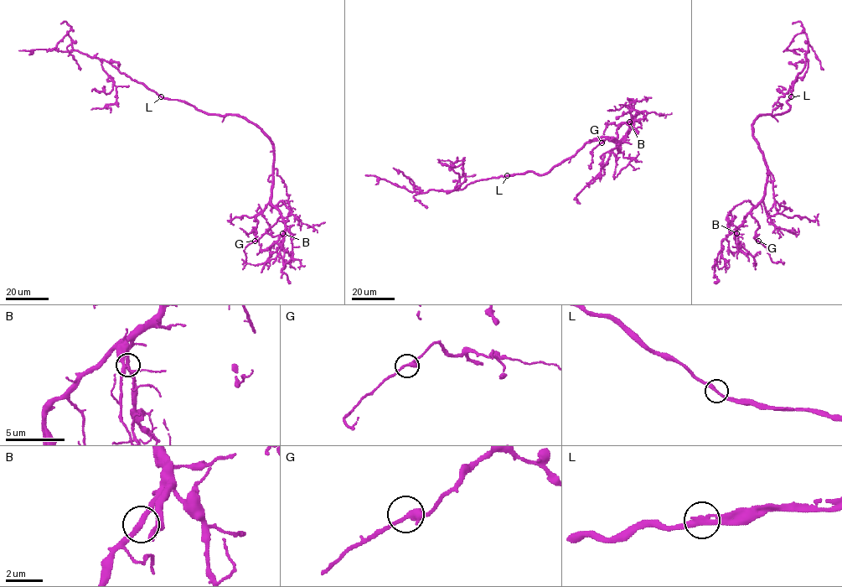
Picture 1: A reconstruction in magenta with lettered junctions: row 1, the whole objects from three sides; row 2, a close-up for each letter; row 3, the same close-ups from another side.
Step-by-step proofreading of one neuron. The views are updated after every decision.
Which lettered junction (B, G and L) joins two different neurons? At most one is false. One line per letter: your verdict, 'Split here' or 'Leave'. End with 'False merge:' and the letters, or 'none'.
B: Leave
G: Leave
L: Leave
False merge: none

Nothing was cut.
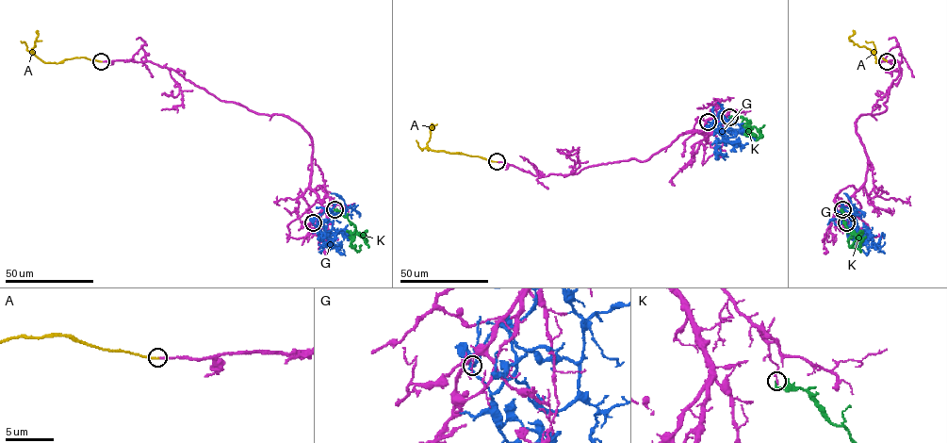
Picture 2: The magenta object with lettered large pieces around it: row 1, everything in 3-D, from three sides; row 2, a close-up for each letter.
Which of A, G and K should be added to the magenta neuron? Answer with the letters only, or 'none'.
A

